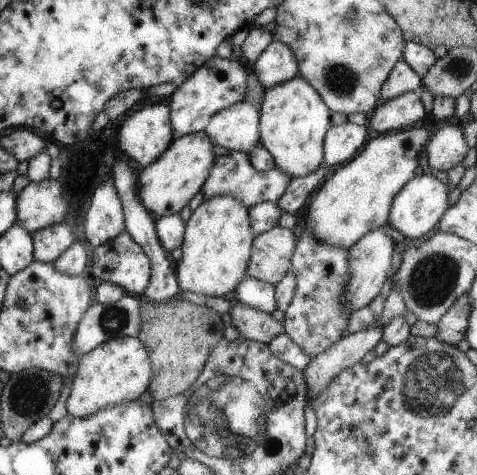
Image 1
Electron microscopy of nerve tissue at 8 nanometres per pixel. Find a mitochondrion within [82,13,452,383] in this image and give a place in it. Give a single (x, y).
(339, 78)

